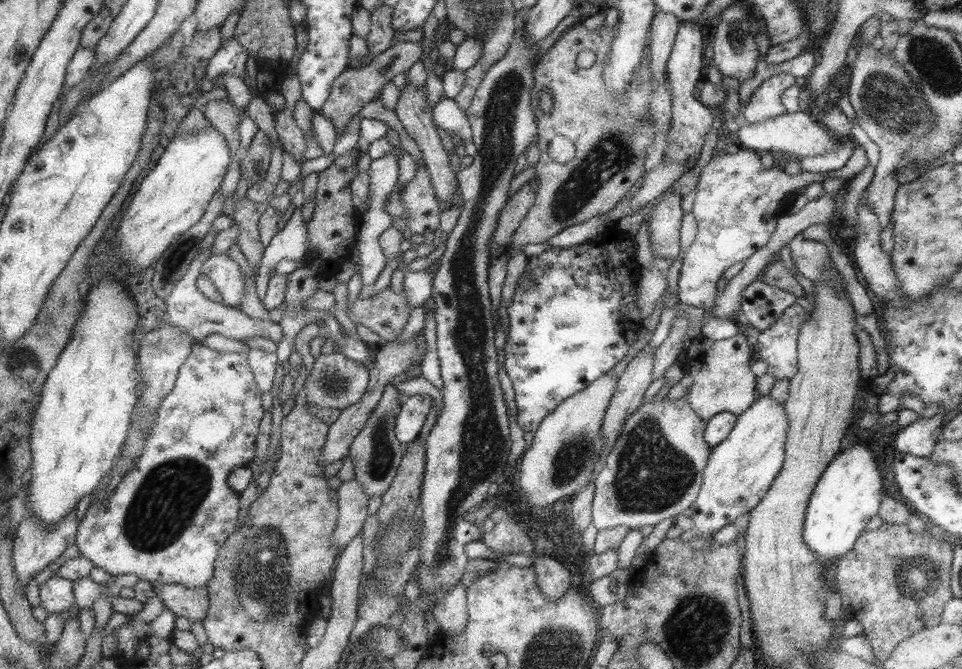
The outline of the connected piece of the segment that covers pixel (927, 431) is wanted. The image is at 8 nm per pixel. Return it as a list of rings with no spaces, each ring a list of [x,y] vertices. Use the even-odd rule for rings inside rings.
[[[941,413],[927,419],[916,419],[903,429],[898,429],[893,446],[899,452],[905,452],[912,458],[924,461],[931,453],[933,445],[941,439]]]

